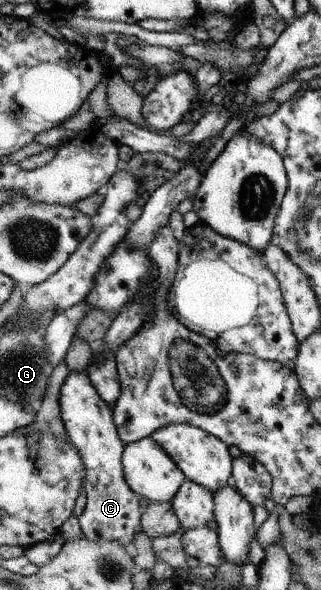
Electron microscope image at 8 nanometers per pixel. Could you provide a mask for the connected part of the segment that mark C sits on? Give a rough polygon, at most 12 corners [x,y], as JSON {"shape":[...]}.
{"shape":[[88,374],[58,401],[85,464],[85,539],[130,546],[141,502],[122,468],[113,408]]}

